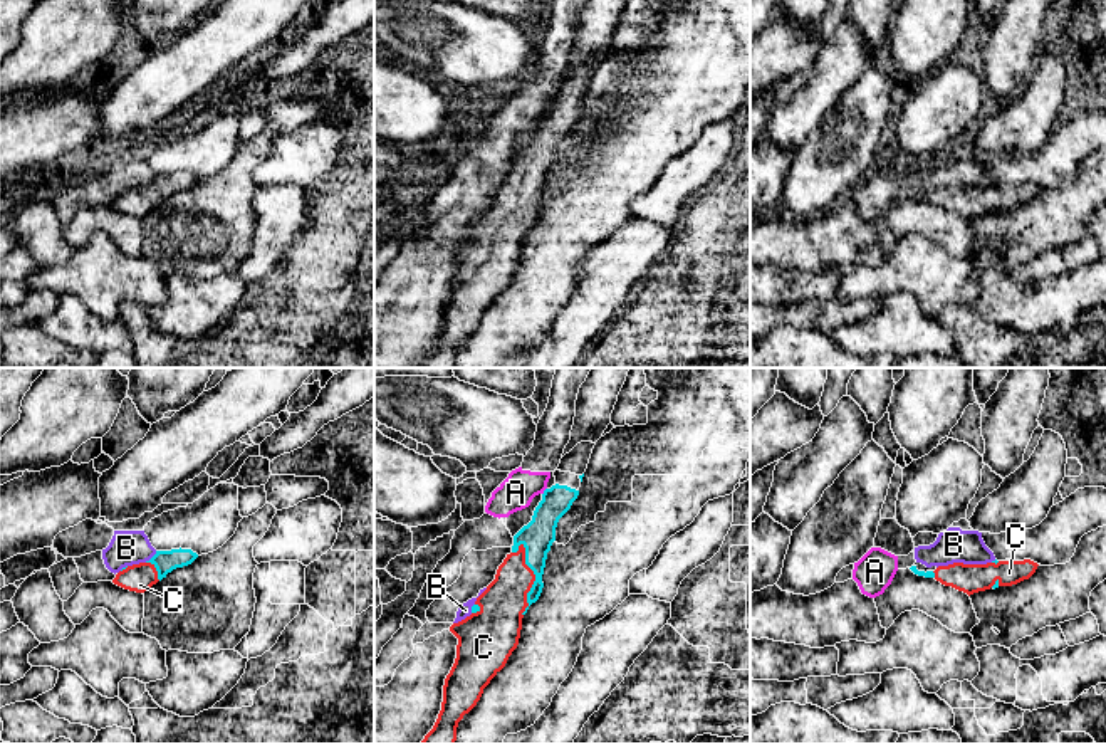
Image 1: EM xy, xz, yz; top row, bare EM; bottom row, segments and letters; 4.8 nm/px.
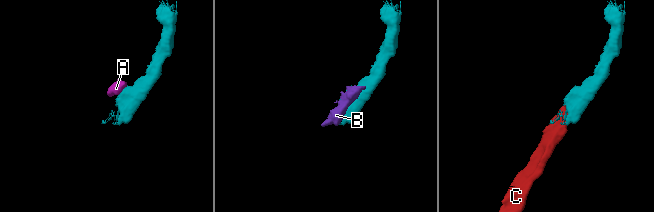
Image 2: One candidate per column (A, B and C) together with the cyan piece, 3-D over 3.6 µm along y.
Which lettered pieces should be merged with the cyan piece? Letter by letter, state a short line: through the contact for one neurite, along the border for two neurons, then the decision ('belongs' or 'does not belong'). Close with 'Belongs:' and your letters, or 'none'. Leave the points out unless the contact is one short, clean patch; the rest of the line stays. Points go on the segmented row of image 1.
A: line xz (546, 487), (542, 494); does not belong
B: does not belong
C: line xz (537, 536), (534, 539), (536, 580), (526, 580), (502, 603); belongs
Belongs: C

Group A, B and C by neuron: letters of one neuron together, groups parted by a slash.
A B / C

